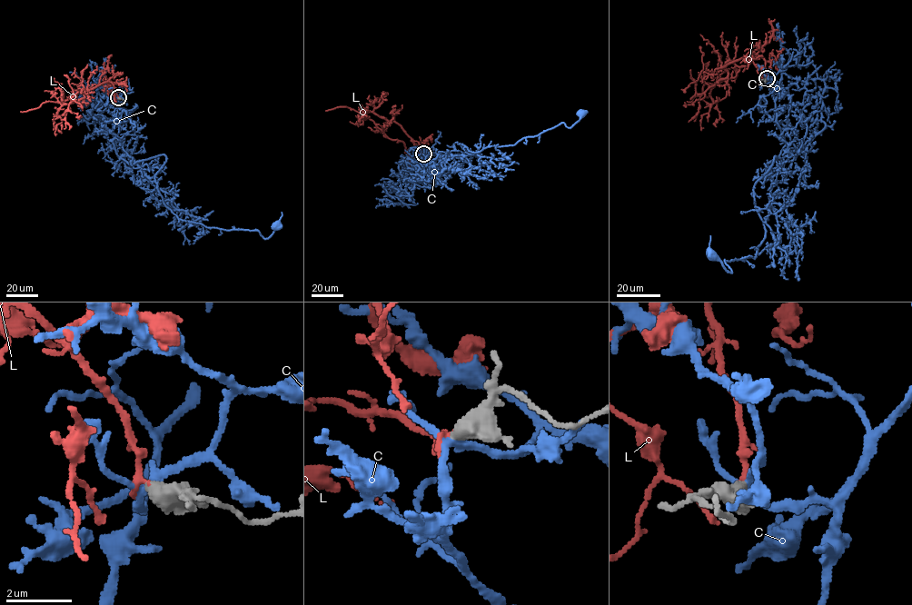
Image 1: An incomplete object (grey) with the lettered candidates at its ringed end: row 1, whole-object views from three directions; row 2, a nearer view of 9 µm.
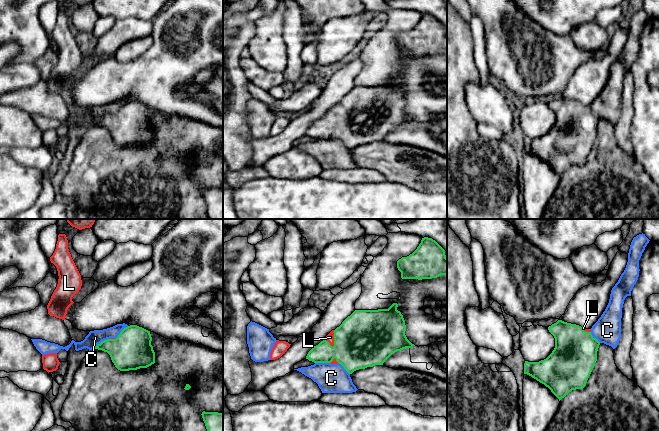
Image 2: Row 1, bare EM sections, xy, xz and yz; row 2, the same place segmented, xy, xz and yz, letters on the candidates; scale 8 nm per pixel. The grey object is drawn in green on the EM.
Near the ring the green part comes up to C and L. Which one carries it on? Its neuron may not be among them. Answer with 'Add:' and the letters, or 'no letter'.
Add: L

